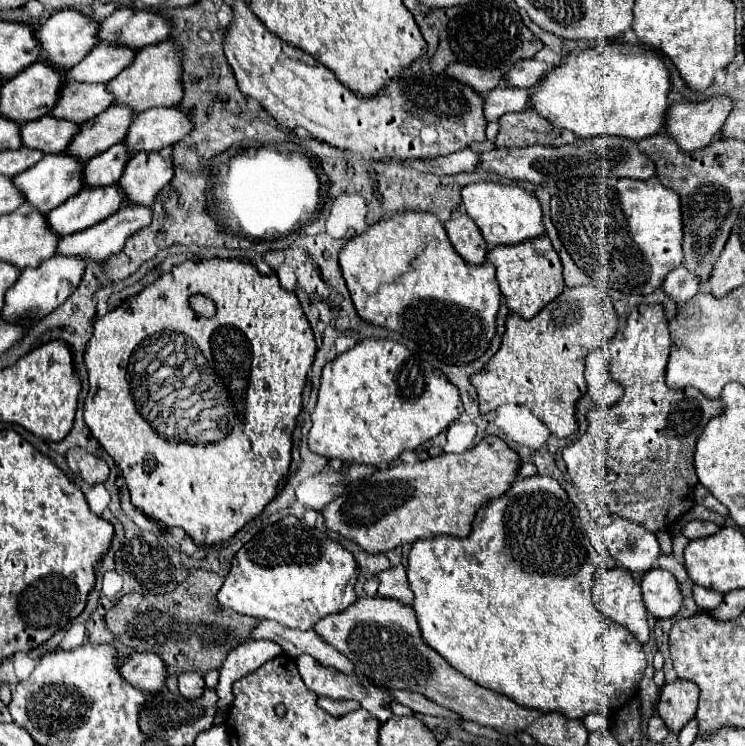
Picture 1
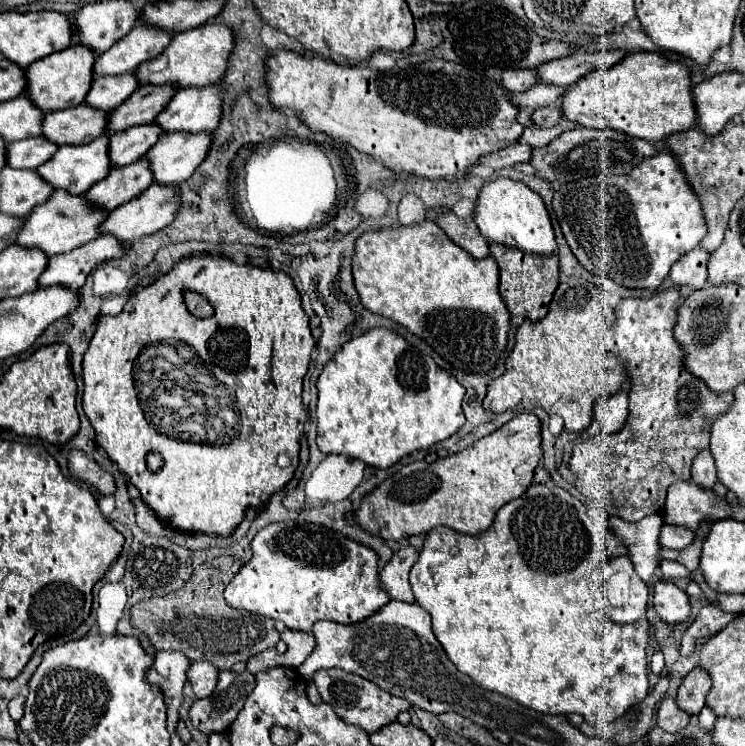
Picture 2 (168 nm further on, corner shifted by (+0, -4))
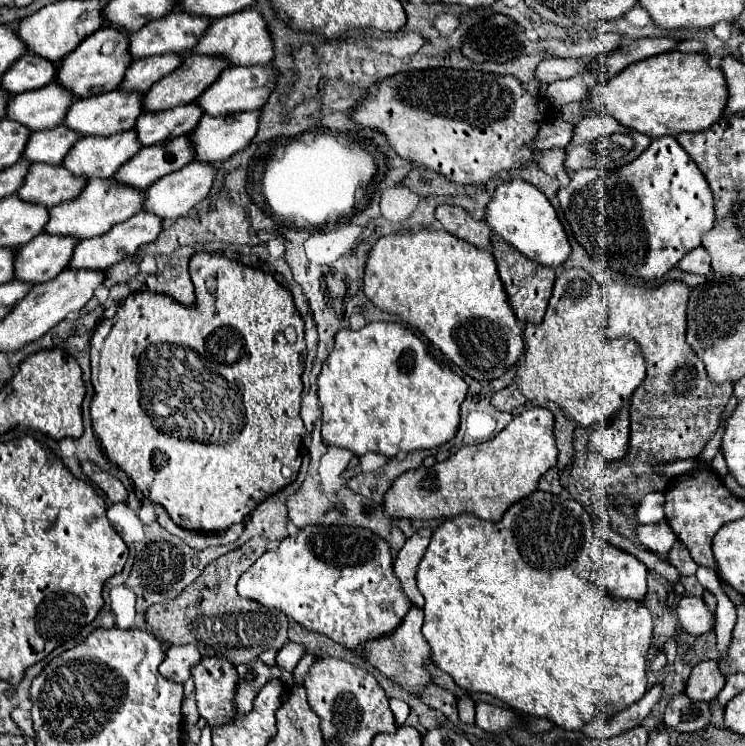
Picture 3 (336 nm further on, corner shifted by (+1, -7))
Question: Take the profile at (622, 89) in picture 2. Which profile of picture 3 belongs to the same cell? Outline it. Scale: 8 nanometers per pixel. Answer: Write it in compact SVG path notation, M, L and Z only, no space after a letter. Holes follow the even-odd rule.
M668 51L662 55L648 57L644 61L638 61L630 67L626 67L622 73L606 81L606 85L592 89L592 99L596 105L596 111L608 113L616 117L622 125L630 129L638 129L644 135L650 137L662 137L662 135L678 135L684 131L706 131L714 121L718 121L726 109L728 99L728 85L726 77L720 67L710 67L708 57L702 53L680 53L680 51Z

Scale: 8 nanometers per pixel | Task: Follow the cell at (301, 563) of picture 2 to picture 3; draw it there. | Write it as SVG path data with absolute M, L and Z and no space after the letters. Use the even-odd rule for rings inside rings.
M310 525L300 529L296 535L288 535L250 565L250 569L238 581L238 593L240 597L250 597L266 607L286 613L302 627L324 633L352 651L362 649L362 645L368 641L390 635L412 607L410 599L402 593L398 577L394 577L390 545L368 529L348 525Z

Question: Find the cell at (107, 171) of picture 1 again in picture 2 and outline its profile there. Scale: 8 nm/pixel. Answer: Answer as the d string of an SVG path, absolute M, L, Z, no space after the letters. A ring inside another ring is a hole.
M155 124L133 126L125 132L113 134L109 142L111 166L129 166L143 158L143 154L157 142L161 130Z

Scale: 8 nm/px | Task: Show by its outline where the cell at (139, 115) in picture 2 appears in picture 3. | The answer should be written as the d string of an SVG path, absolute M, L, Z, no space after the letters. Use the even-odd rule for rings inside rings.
M188 57L174 73L160 79L144 97L144 111L164 111L176 105L186 105L200 97L208 85L228 69L218 57Z

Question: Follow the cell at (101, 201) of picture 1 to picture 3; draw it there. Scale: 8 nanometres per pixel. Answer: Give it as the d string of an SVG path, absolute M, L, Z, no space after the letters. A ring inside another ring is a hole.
M190 135L142 147L128 163L120 167L118 181L138 189L150 187L158 177L174 173L194 159L194 145Z

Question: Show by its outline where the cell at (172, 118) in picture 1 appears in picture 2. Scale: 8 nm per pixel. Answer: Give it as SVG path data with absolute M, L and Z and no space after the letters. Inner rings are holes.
M209 84L203 88L185 88L175 92L171 102L153 120L165 134L187 132L199 134L213 130L221 116L221 88Z

